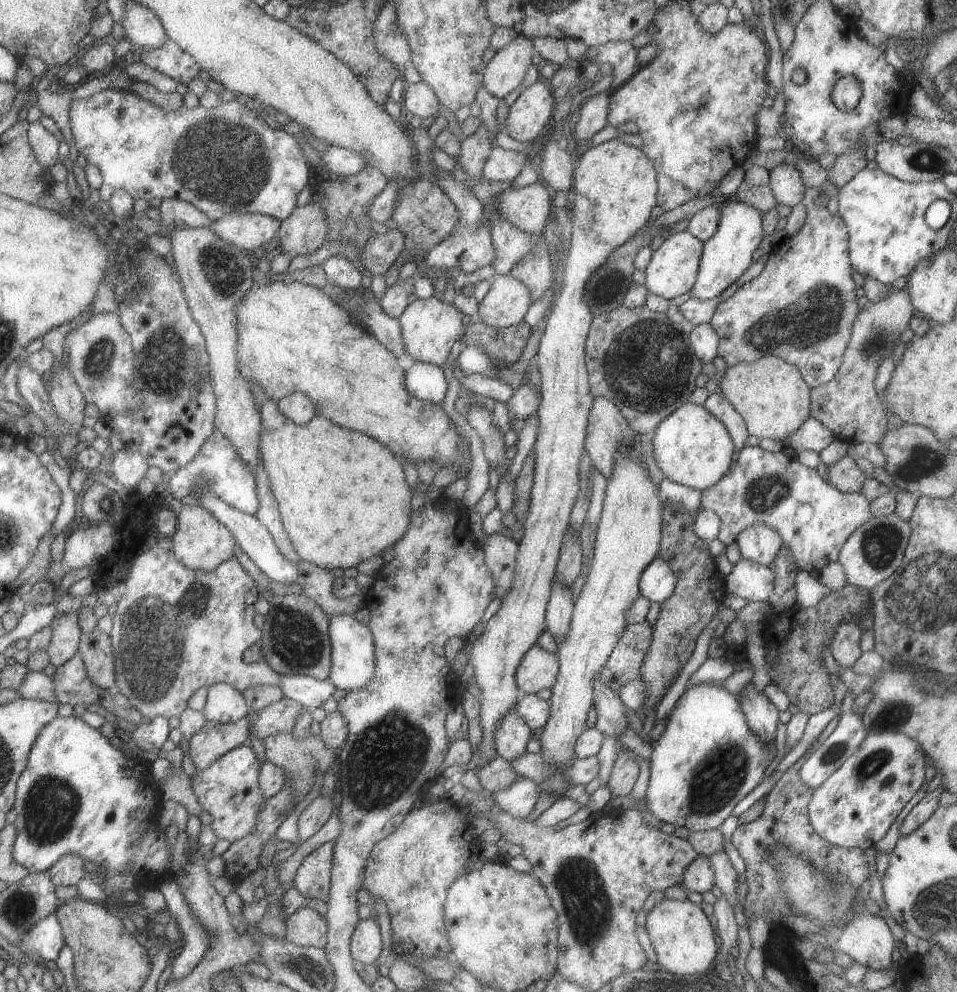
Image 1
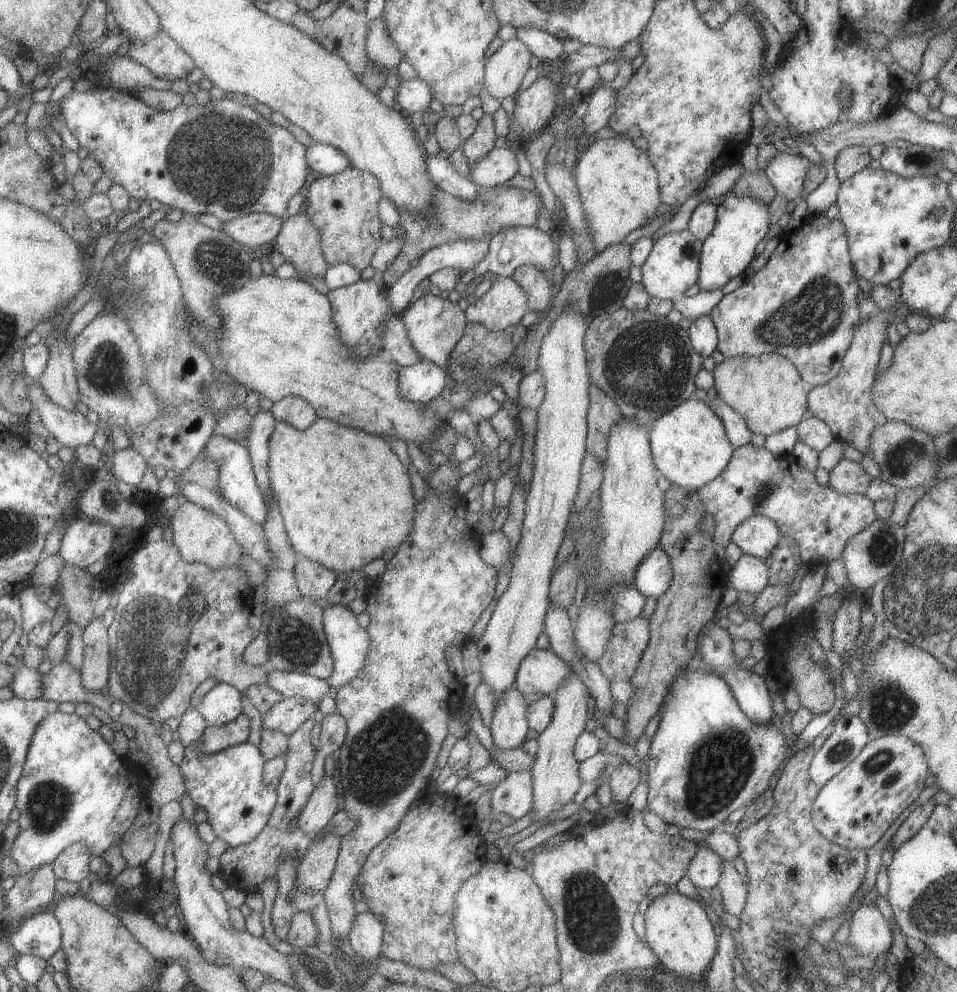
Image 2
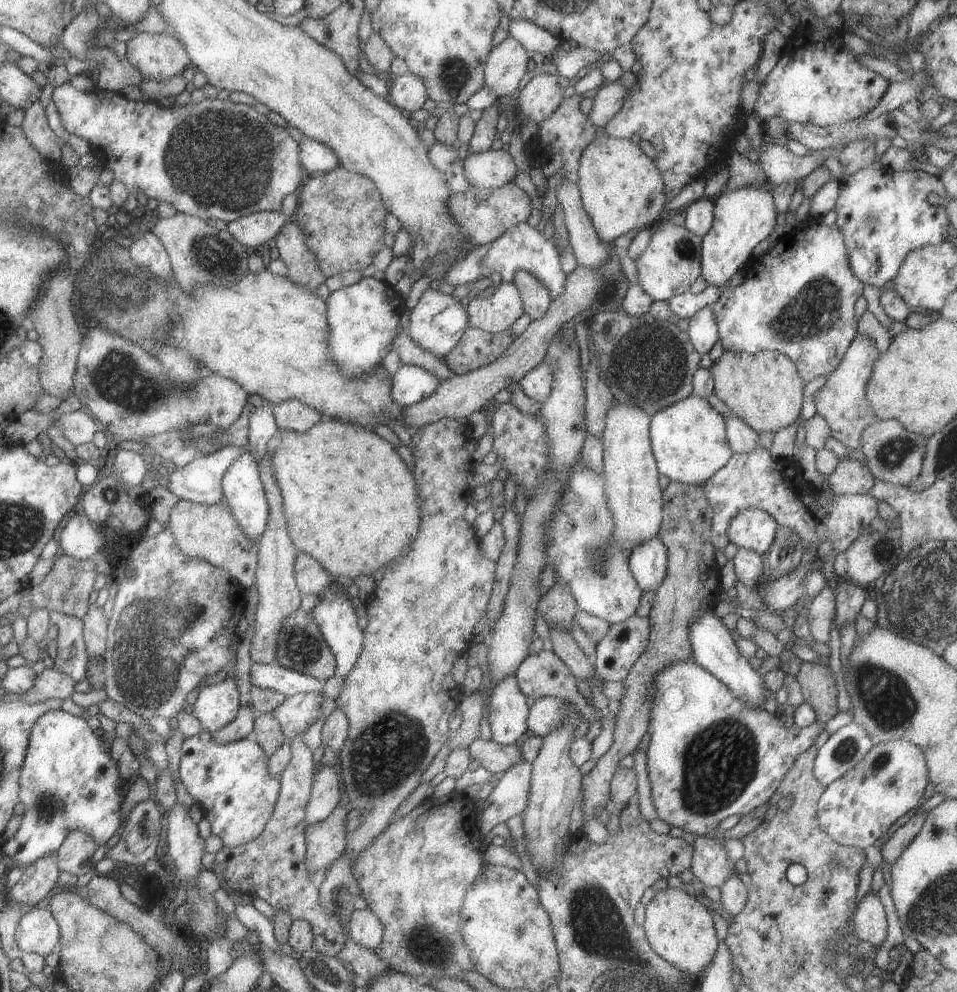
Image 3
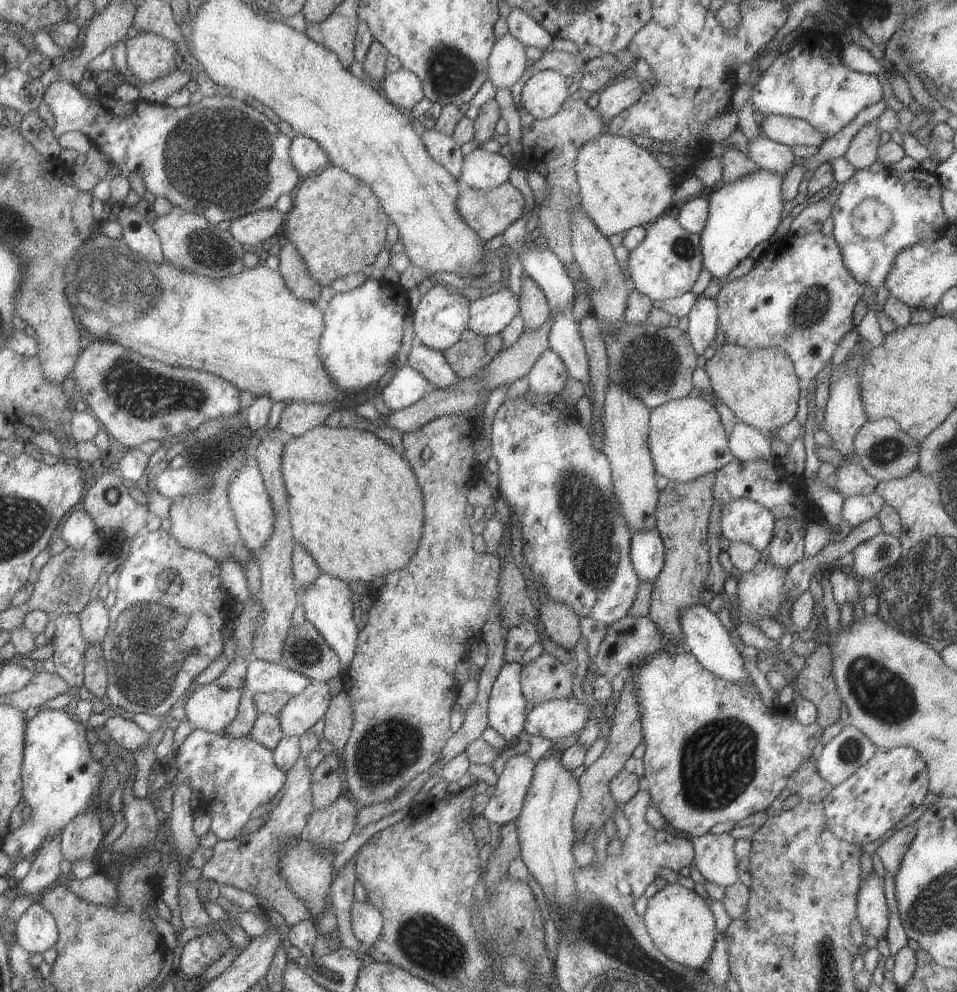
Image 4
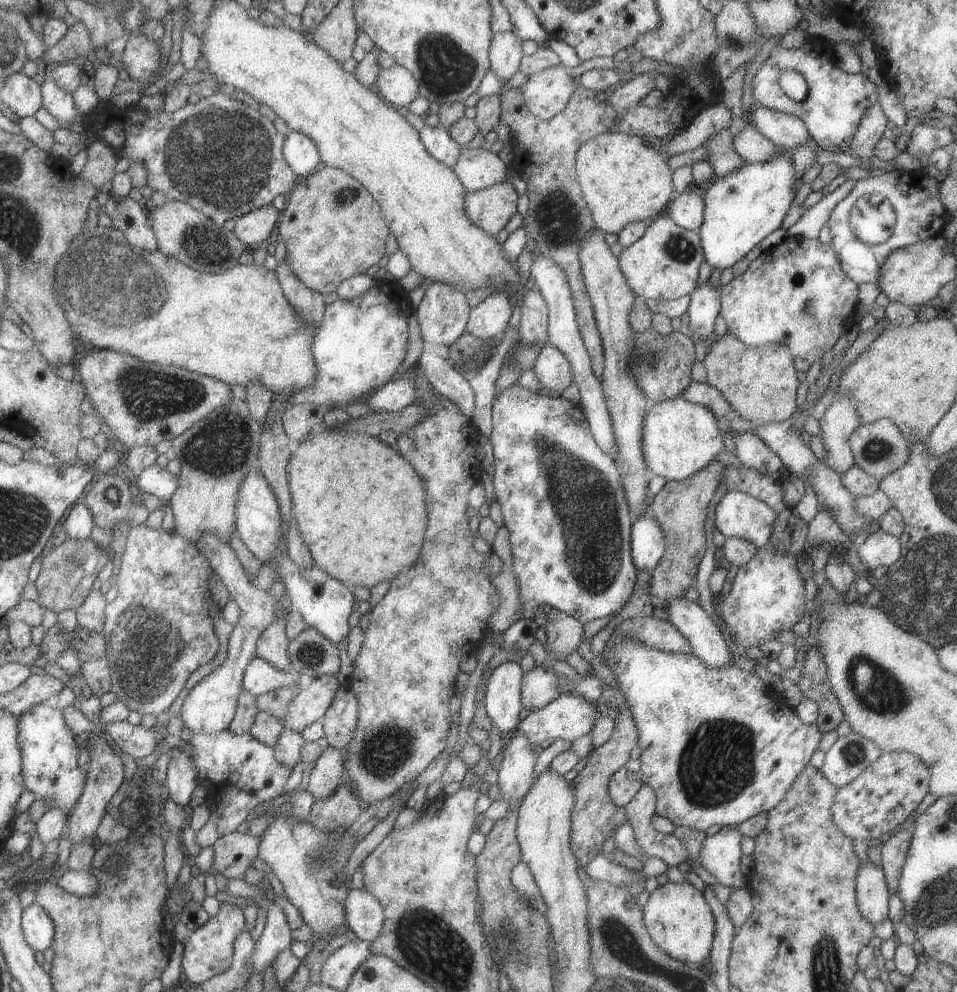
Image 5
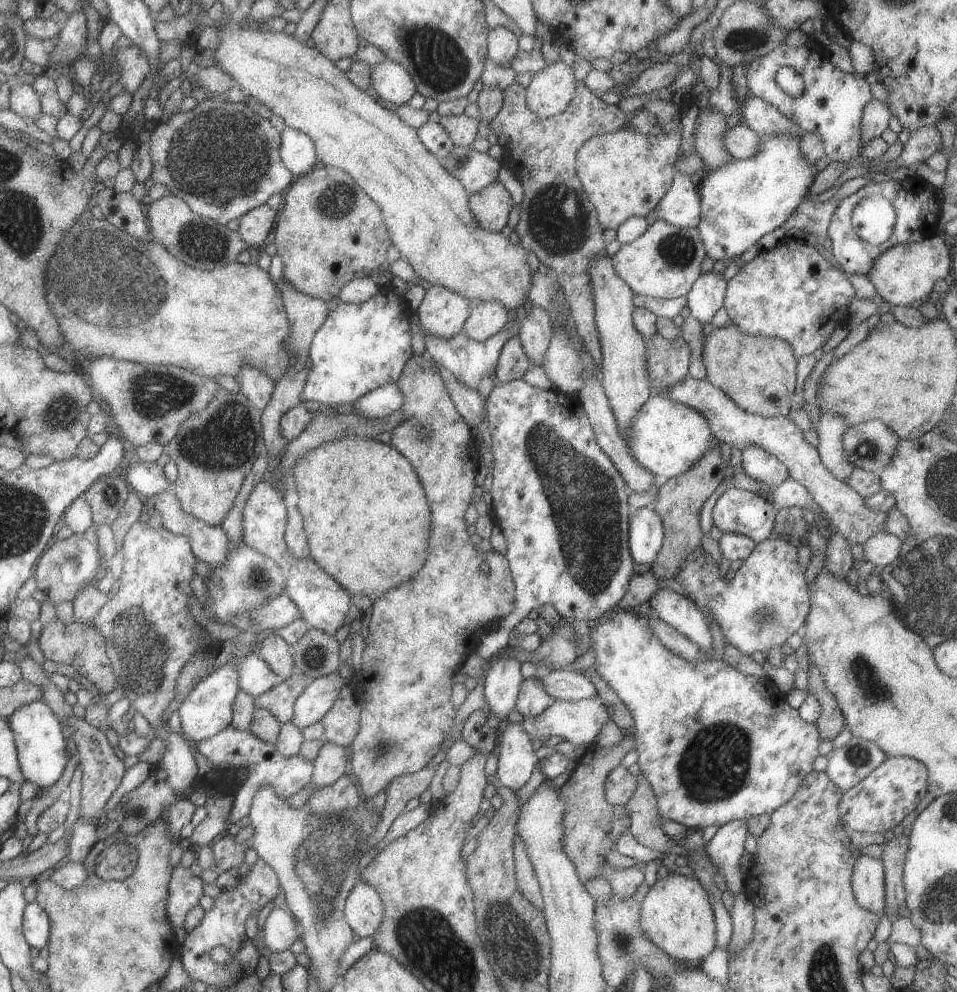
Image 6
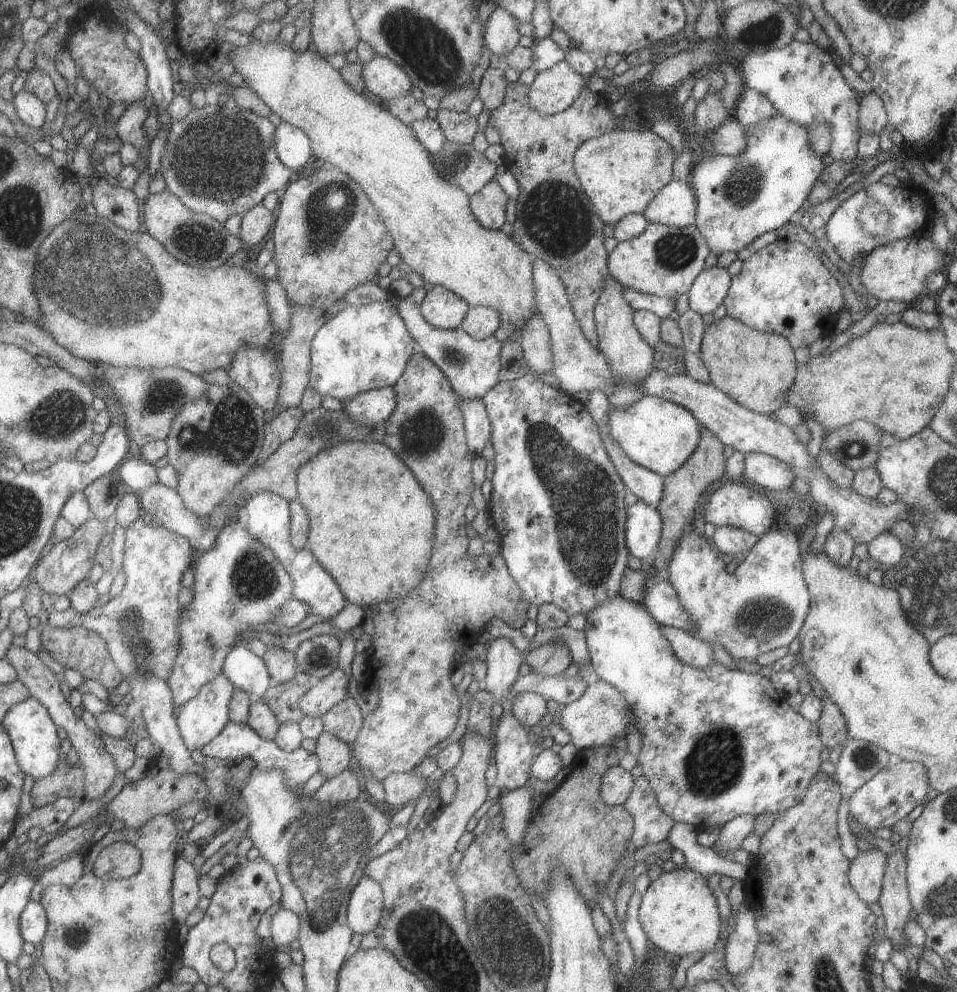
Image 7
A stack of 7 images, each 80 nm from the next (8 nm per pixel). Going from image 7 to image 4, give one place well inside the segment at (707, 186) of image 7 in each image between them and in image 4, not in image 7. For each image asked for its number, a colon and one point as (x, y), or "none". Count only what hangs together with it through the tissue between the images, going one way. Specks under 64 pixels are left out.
4: (741, 213)
5: (741, 207)
6: (741, 200)

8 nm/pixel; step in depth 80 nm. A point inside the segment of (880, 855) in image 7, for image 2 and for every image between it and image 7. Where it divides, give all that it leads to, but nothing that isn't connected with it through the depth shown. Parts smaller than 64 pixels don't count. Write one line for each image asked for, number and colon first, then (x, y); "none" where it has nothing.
2: (870, 934)
3: (868, 919)
4: (871, 910)
5: (870, 888)
6: (867, 879)

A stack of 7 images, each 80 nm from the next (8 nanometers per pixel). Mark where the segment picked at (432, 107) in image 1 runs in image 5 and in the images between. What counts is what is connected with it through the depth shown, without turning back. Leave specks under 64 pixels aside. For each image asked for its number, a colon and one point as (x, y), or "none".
2: (413, 95)
3: (407, 92)
4: (401, 88)
5: (396, 85)

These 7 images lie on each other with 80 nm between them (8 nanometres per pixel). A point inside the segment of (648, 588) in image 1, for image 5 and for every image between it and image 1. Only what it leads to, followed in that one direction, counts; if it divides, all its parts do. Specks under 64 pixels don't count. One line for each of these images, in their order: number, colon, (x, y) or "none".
2: (652, 575)
3: (647, 561)
4: (646, 547)
5: (647, 543)

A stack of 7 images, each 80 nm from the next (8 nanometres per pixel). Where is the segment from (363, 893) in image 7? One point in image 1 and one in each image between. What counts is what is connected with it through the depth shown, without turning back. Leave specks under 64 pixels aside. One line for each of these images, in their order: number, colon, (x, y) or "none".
1: (365, 942)
2: (365, 936)
3: (365, 928)
4: (366, 921)
5: (364, 916)
6: (363, 911)

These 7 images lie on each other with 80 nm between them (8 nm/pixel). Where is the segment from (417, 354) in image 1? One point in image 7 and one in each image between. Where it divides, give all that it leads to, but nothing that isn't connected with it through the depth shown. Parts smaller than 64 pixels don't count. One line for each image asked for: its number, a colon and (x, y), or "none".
2: (433, 324)
3: (438, 320)
4: (441, 315)
5: (442, 313)
6: (441, 312)
7: (440, 308)

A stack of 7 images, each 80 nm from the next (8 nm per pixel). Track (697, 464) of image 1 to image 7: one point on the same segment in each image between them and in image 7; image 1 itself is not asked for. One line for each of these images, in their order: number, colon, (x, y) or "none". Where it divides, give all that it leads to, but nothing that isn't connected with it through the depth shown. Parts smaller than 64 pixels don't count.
2: (689, 447)
3: (688, 440)
4: (685, 440)
5: (678, 438)
6: (665, 437)
7: (658, 435)

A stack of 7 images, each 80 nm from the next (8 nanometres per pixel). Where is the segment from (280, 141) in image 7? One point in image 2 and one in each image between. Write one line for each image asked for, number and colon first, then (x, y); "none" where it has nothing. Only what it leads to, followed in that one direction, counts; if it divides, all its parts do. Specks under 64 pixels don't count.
2: (321, 159)
3: (315, 158)
4: (306, 156)
5: (299, 151)
6: (296, 151)

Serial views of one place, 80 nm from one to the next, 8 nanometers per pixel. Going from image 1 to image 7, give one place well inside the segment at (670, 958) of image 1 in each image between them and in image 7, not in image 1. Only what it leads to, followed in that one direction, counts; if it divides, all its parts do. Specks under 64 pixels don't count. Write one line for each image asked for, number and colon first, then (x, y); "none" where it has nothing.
2: (677, 929)
3: (679, 929)
4: (681, 926)
5: (676, 916)
6: (675, 914)
7: (678, 914)

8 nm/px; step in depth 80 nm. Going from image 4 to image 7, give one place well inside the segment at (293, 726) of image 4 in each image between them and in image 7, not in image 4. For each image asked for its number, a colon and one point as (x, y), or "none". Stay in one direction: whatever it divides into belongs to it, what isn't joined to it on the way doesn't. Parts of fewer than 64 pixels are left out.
5: (310, 703)
6: (317, 697)
7: (331, 689)

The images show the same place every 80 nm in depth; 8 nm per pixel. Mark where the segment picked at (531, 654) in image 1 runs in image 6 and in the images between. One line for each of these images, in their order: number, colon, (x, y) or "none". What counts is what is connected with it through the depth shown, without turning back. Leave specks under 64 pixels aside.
2: (541, 670)
3: (542, 674)
4: (543, 679)
5: (538, 687)
6: (531, 699)

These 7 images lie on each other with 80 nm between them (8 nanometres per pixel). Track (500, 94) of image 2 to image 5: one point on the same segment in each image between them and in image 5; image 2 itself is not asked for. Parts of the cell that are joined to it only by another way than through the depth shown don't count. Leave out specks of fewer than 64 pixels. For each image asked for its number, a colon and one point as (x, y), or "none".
3: (505, 64)
4: (506, 61)
5: (504, 53)

